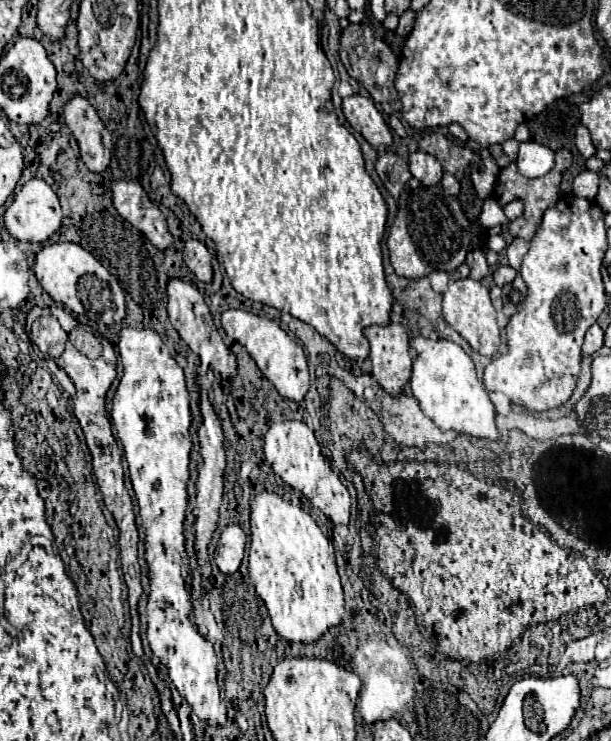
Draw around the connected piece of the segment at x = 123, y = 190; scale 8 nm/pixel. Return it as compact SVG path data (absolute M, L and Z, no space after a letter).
M115 181L113 205L123 219L137 227L159 251L165 251L173 245L173 235L167 229L165 215L151 203L145 189L137 181Z

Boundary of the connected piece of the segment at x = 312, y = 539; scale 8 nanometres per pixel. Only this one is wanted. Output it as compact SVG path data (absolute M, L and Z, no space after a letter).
M259 493L251 503L251 549L249 549L249 575L263 599L271 625L277 635L291 643L315 643L325 631L341 625L345 613L343 589L335 567L335 551L331 541L321 533L315 519L301 507L291 505L275 493Z

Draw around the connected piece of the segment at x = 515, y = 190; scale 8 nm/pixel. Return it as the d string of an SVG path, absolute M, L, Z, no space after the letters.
M559 149L555 153L555 167L543 175L543 177L537 177L537 179L529 179L529 177L523 177L519 171L517 171L517 165L515 163L509 163L501 173L499 173L499 179L497 179L497 189L495 189L495 197L499 201L499 205L507 205L509 201L513 199L523 199L525 201L525 215L521 219L515 219L511 221L509 225L509 231L513 237L523 237L523 239L531 239L533 233L537 231L537 225L541 221L541 215L545 209L549 207L555 207L557 201L559 201L559 183L561 183L561 175L565 169L569 169L571 165L571 153L567 149Z

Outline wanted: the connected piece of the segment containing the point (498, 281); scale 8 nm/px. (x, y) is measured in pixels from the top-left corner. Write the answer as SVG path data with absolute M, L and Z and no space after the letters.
M501 265L501 267L497 267L497 271L493 273L493 279L495 279L495 285L503 287L503 285L511 283L511 281L515 279L515 275L517 275L517 271L515 271L513 267L509 267L509 265Z

